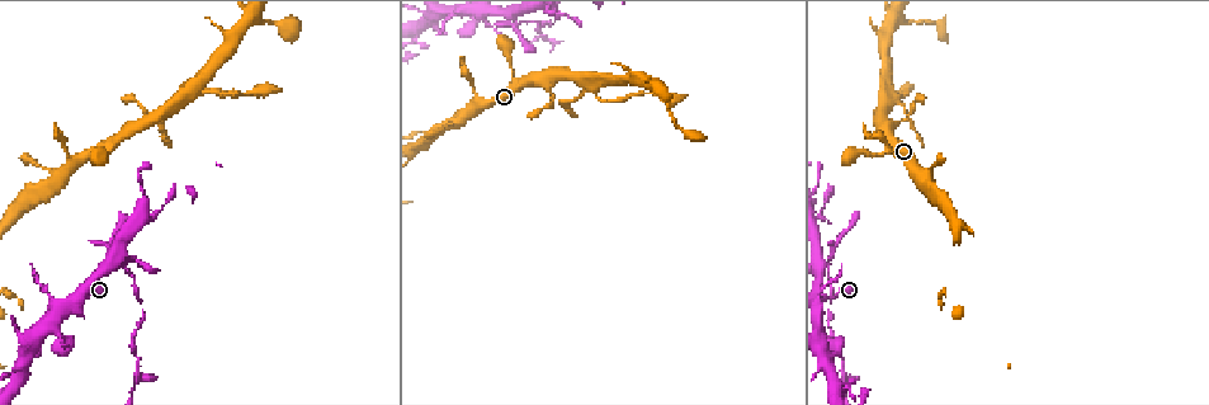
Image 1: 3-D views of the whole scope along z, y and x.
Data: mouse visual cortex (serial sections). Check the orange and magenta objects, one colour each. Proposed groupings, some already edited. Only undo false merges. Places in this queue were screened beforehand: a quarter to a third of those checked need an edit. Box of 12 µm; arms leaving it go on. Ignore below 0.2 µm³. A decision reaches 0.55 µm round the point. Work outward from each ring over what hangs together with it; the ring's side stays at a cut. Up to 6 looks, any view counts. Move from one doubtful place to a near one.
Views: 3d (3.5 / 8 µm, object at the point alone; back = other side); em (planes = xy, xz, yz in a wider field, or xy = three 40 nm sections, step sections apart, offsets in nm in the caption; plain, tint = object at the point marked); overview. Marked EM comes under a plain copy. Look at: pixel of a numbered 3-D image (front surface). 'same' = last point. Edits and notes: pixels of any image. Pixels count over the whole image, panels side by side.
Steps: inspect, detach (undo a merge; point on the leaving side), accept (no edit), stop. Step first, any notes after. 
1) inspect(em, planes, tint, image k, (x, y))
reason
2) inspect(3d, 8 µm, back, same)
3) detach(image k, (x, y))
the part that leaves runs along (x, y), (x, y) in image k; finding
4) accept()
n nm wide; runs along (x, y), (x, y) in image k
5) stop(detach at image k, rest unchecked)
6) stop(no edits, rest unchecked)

inspect(em, planes, tint, image 1, (828, 263))
four-way junction

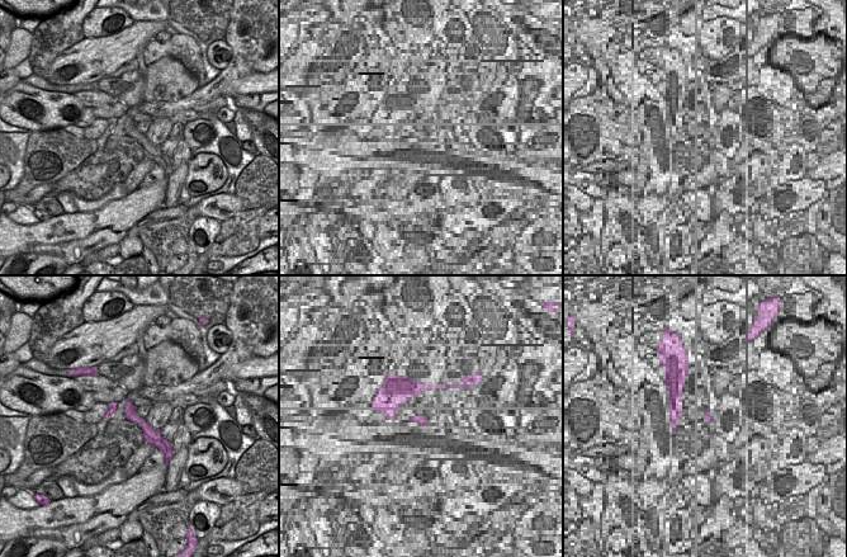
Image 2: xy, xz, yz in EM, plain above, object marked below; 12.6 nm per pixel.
inspect(3d, 3.5 µm, same)

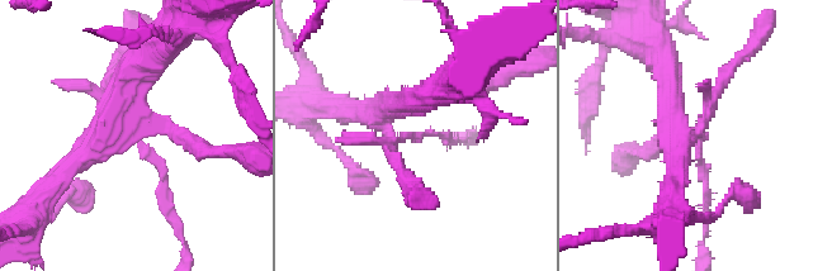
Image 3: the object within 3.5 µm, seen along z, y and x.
accept()
runs along (128, 406), (145, 426), (166, 444) in image 2; one cell here

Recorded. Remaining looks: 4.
inspect(3d, 3.5 µm, image 1, (421, 24))
branch point

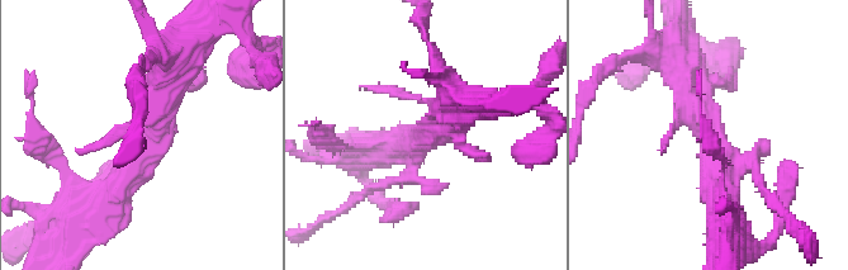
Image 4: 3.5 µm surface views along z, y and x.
inspect(em, xy, step 1, tint, image 4, (422, 138))
shape alone is not enough

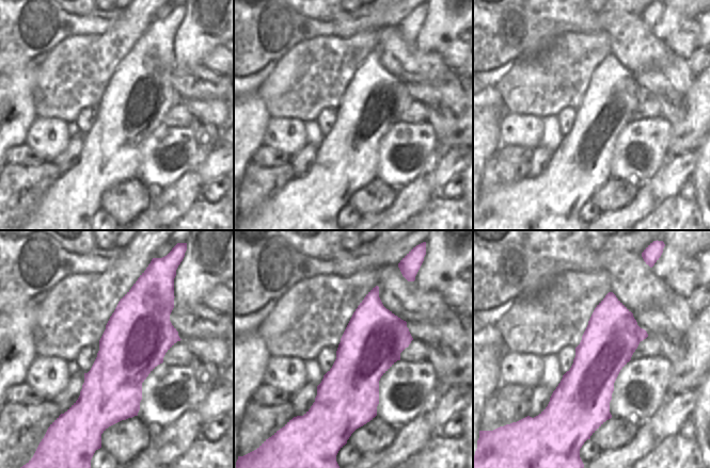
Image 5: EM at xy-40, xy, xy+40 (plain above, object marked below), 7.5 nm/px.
accept()
runs along (171, 80), (128, 174), (93, 200) in image 4; continuous, no second cell

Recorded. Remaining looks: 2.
inspect(3d, 3.5 µm, image 1, (541, 37))

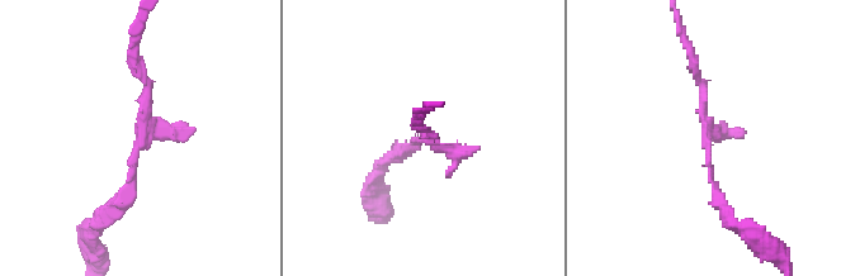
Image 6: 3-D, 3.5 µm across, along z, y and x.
accept()
runs along (684, 41), (704, 118), (742, 134) in image 6; one cell here

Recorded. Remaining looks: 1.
stop(no edits, rest unchecked)

